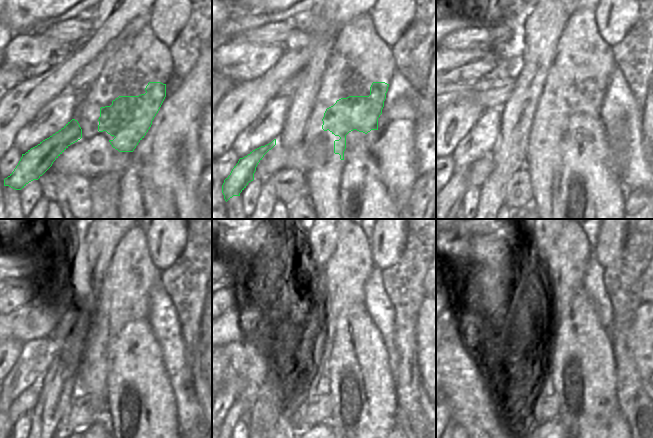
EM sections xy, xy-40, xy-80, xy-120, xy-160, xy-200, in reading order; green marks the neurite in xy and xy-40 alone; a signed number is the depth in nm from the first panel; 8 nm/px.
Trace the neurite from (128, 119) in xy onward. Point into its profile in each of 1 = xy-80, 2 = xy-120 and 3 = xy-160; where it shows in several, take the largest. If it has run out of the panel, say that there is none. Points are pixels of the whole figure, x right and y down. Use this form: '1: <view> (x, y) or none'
1: xy-80 (559, 116)
2: xy-120 (107, 336)
3: xy-160 (329, 337)

